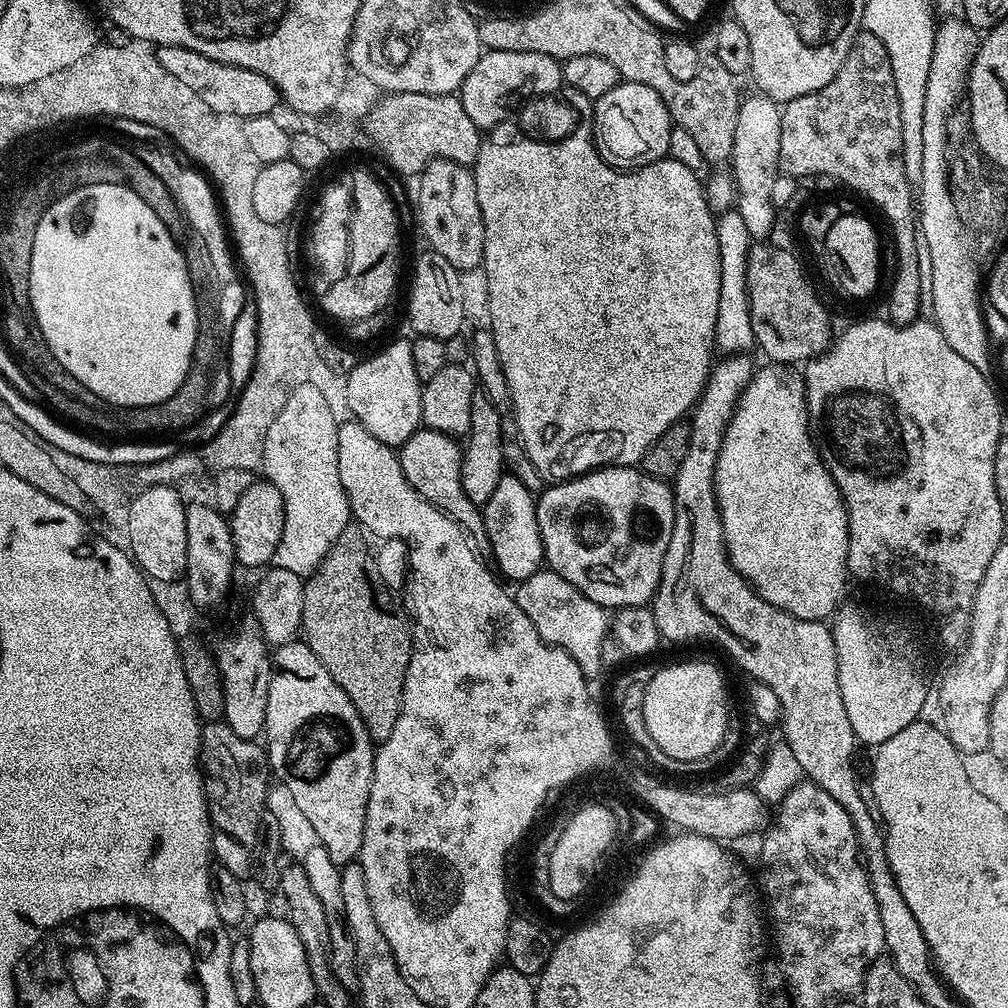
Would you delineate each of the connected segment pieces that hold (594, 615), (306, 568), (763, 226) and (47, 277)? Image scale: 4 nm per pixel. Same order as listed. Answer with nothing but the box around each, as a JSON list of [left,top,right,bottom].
[[514,570,610,678],[262,382,352,578],[730,92,784,240],[30,188,196,408]]

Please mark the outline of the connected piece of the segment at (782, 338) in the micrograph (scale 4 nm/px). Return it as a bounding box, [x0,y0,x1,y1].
[746,242,833,365]

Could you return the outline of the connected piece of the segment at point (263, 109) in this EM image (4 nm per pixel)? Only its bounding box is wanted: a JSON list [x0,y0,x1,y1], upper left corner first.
[156,44,281,121]

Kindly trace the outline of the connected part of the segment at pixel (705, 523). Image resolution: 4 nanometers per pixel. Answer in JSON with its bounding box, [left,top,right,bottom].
[650,354,938,986]

